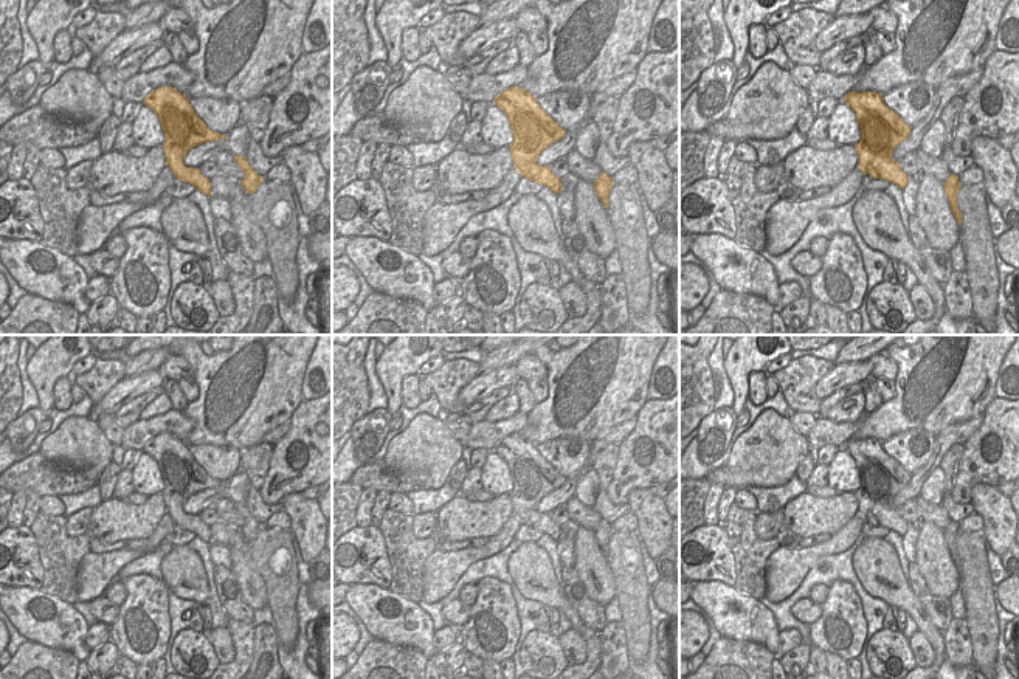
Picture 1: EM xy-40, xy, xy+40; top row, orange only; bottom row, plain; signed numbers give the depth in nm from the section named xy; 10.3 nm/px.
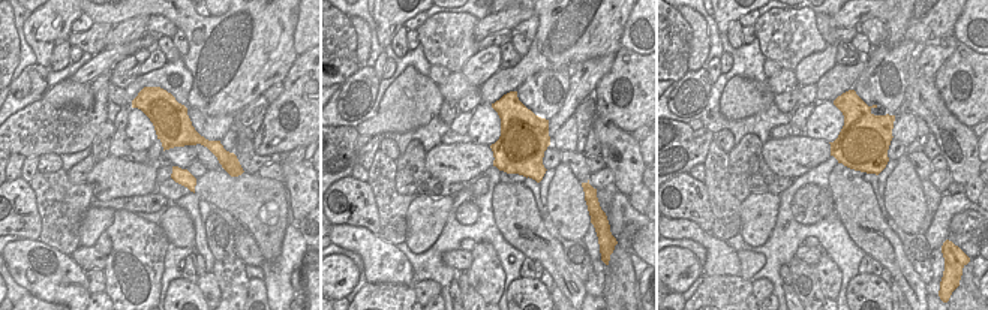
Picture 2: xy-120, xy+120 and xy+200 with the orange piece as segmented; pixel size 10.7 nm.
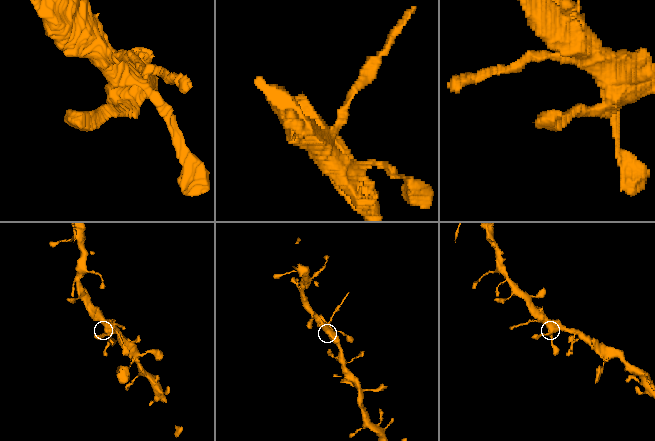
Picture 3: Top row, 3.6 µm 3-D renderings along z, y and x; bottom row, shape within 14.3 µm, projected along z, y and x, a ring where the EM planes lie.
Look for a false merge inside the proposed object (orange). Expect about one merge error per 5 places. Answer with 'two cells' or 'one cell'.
one cell

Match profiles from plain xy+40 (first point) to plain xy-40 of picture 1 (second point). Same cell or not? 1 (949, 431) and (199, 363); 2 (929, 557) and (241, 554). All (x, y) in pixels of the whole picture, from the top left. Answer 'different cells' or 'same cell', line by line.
1: different cells
2: same cell

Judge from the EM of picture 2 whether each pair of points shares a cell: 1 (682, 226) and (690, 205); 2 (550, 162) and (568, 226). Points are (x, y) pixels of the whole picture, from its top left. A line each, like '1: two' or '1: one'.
1: two
2: two

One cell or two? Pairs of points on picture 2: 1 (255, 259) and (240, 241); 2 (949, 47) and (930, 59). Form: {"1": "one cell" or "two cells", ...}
{"1": "one cell", "2": "one cell"}

